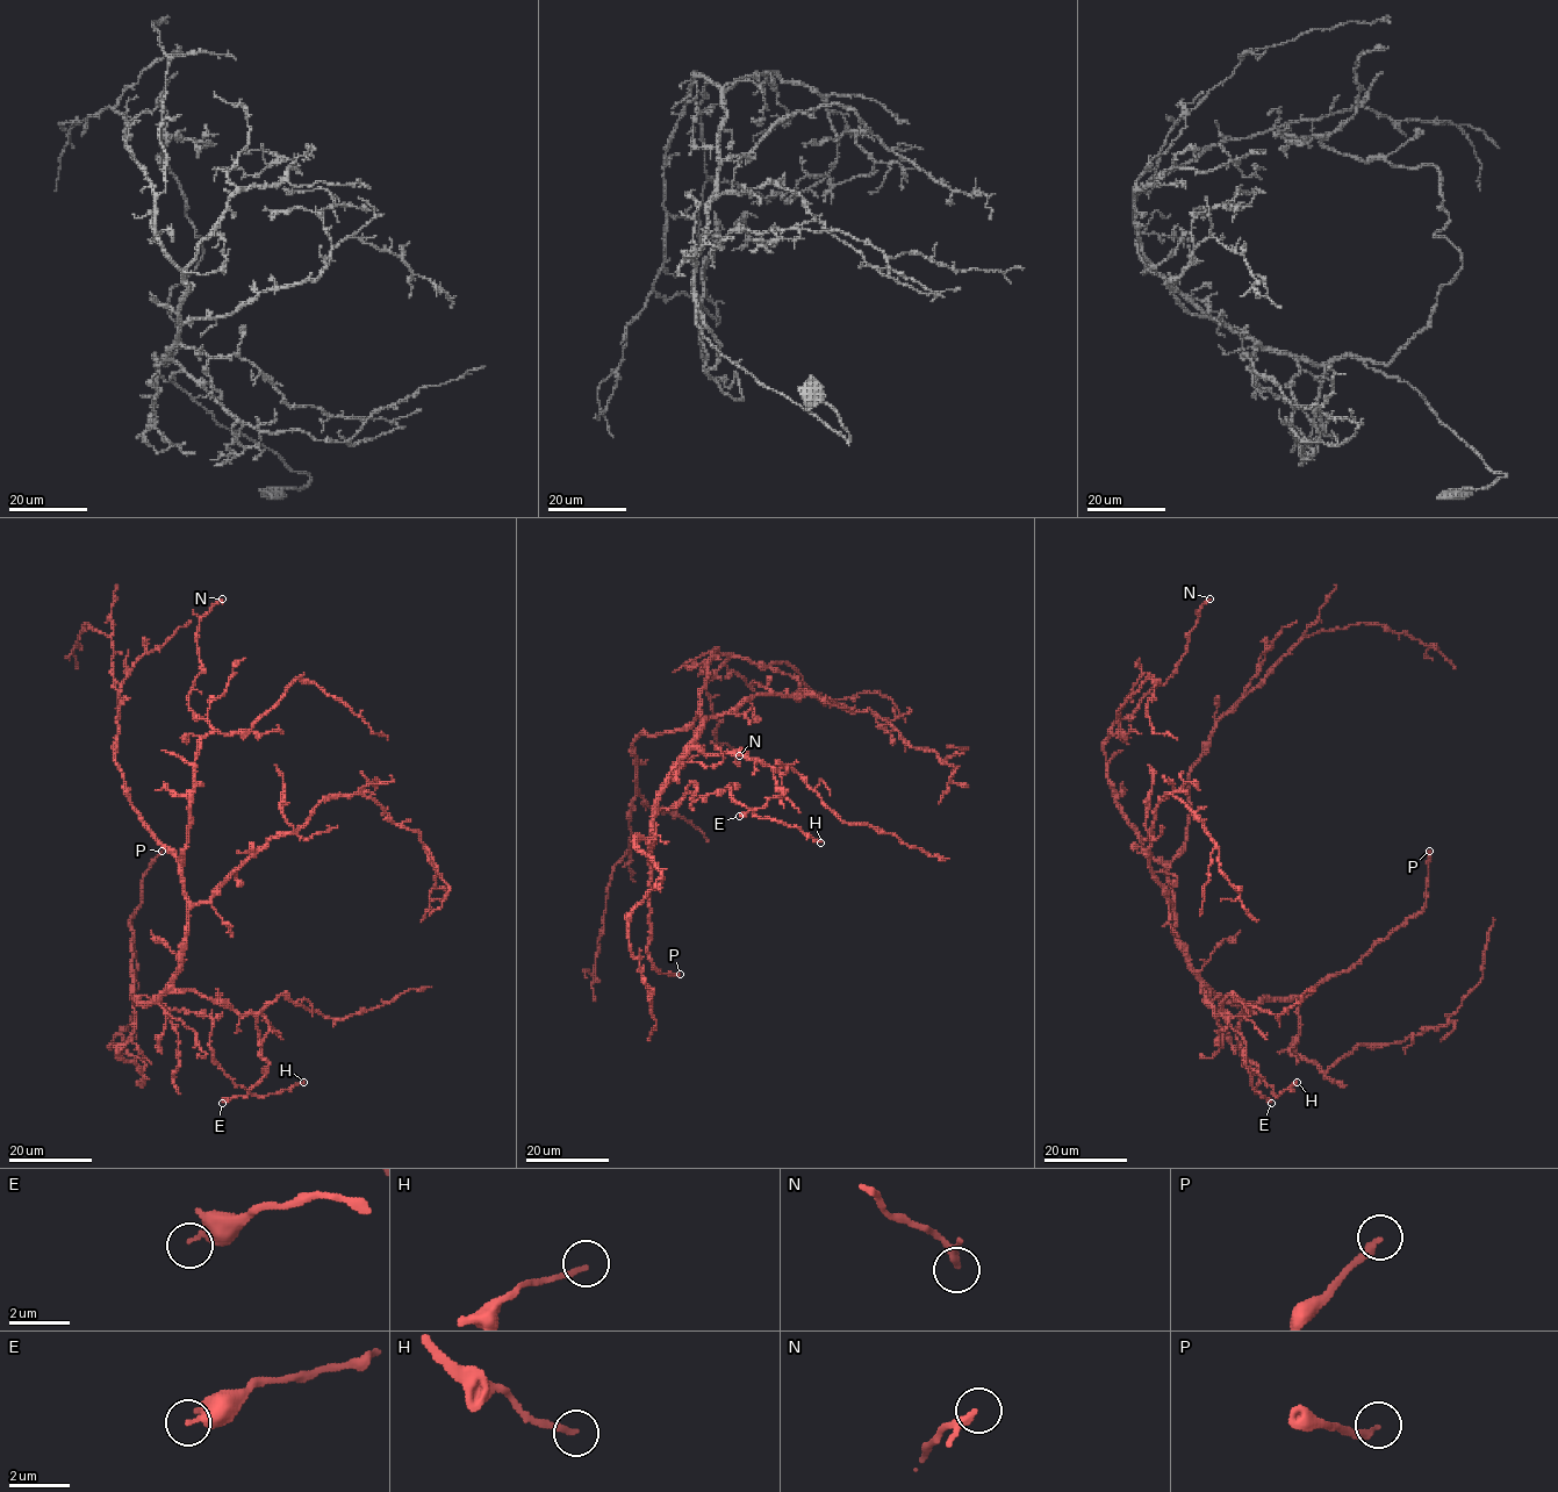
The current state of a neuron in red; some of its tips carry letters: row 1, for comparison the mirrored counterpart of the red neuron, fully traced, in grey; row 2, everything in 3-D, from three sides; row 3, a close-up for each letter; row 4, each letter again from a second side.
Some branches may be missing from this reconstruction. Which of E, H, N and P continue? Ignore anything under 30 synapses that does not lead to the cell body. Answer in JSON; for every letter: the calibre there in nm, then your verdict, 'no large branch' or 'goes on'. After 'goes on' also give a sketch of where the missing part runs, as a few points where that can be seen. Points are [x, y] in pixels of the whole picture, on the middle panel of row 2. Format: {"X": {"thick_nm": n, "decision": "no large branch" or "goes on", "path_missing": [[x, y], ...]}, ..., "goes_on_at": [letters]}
{"E": {"thick_nm": 280, "decision": "no large branch"}, "H": {"thick_nm": 200, "decision": "no large branch"}, "N": {"thick_nm": 180, "decision": "no large branch"}, "P": {"thick_nm": 240, "decision": "goes on", "path_missing": [[680, 974], [705, 977], [691, 963], [672, 911], [673, 861], [663, 901], [672, 919], [695, 933], [682, 931]]}, "goes_on_at": ["P"]}

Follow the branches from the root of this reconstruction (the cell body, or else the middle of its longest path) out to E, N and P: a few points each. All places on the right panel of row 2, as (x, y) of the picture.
E: (1178, 935), (1187, 967), (1201, 989), (1210, 990), (1214, 1013), (1219, 1012), (1242, 1037), (1253, 1088), (1271, 1103)
N: (1178, 935), (1167, 869), (1144, 847), (1113, 797), (1103, 745), (1113, 724), (1176, 672), (1198, 610), (1210, 599)
P: (1178, 935), (1187, 965), (1226, 999), (1257, 1003), (1306, 996), (1330, 976), (1350, 970), (1422, 909), (1429, 851)

